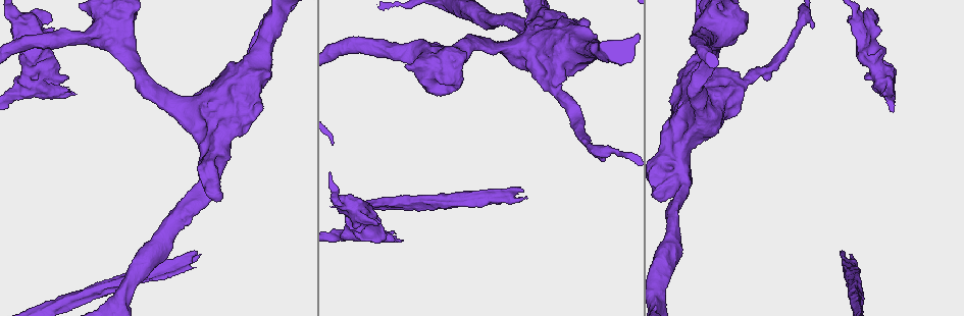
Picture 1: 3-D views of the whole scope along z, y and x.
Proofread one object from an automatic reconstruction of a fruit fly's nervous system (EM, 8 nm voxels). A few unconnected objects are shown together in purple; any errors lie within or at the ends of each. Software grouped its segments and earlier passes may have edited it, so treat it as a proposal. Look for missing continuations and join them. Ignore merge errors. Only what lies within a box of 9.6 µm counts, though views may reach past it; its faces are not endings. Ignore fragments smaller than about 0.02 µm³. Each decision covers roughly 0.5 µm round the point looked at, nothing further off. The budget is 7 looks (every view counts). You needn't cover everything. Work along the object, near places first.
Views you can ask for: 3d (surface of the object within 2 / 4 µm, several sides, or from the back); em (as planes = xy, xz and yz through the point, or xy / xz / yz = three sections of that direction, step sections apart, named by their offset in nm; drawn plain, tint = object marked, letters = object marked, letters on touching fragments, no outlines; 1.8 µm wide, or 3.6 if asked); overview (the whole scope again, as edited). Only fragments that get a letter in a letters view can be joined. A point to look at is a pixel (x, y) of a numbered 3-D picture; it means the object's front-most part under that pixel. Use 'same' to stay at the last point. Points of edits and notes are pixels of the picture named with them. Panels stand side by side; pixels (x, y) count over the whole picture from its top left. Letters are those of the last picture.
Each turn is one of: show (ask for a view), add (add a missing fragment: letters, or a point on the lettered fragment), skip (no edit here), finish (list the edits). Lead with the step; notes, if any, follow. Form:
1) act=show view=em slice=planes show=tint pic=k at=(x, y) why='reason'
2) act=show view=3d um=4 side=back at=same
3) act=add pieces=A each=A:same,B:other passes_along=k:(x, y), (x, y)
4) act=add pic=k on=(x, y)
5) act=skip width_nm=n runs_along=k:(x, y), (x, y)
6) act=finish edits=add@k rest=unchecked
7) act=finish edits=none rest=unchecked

act=show view=em um=3.6 slice=planes show=tint pic=1 at=(400, 241) why='an open end'

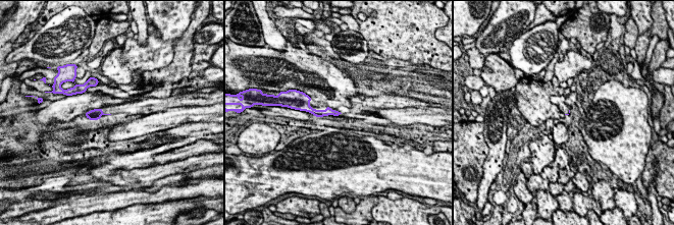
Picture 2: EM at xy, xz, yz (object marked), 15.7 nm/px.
act=show view=em um=3.6 slice=planes show=letters at=same

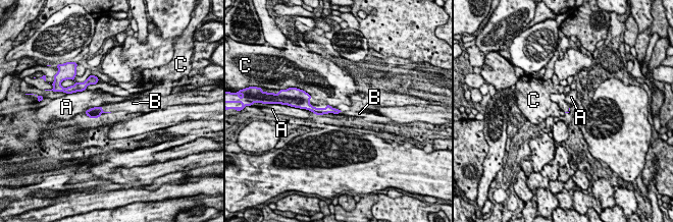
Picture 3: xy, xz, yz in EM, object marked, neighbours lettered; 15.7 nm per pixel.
act=add pieces=B each=A:other,B:same,C:other passes_along=3:(95, 112), (105, 112), (113, 107) found='it goes on there'

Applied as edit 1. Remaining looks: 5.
act=show view=em slice=planes show=letters pic=1 at=(377, 224) why='free end'

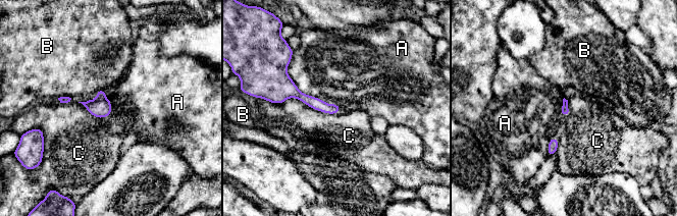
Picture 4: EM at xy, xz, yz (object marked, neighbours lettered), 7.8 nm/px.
act=skip each=A:other,B:other,C:other border=4:(292, 54), (295, 85), (341, 107) found='none of them fits'

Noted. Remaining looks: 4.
act=show view=3d um=4 pic=1 at=(851, 257) why='an open end'

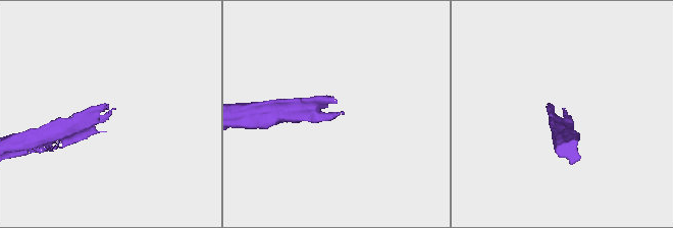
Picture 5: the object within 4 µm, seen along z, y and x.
act=show view=em slice=planes show=letters pic=5 at=(565, 110) why='shape alone is not enough'

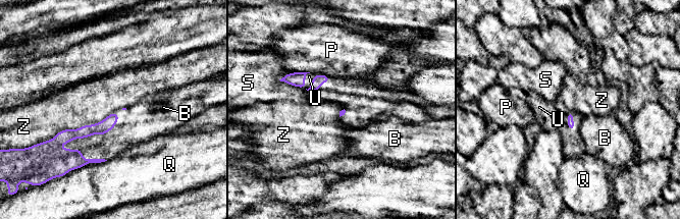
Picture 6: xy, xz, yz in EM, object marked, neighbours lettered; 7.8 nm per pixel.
act=add pieces=U each=B:other,P:other,Q:other,S:other,U:same,Z:other passes_along=6:(296, 78), (311, 83), (309, 76) found='it goes on there'

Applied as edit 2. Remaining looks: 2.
act=finish edits=add@3,add@6 rest=unchecked

